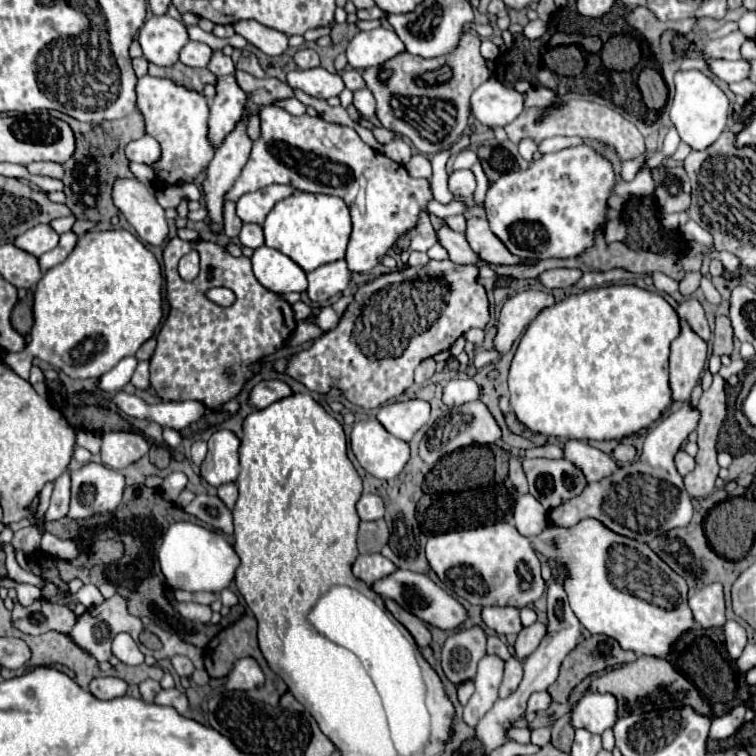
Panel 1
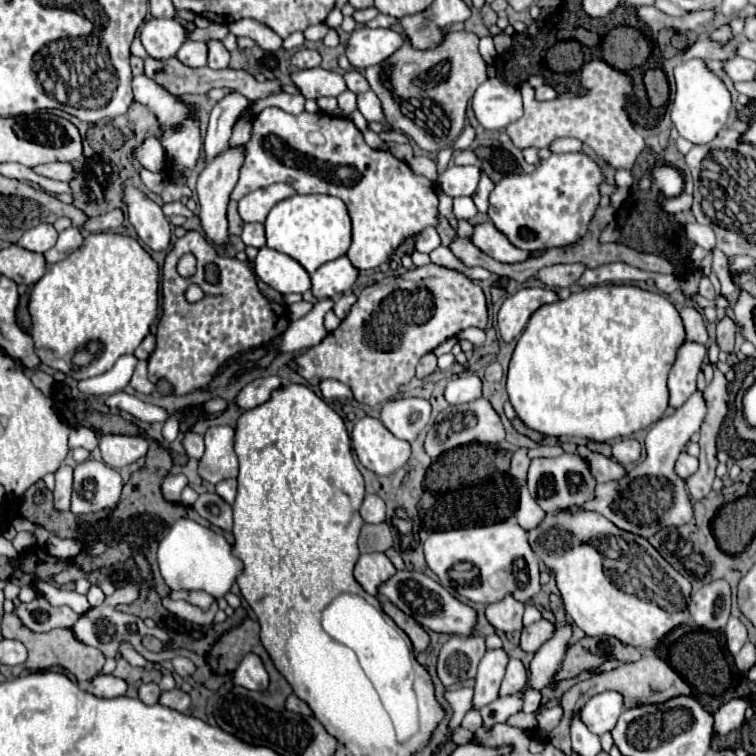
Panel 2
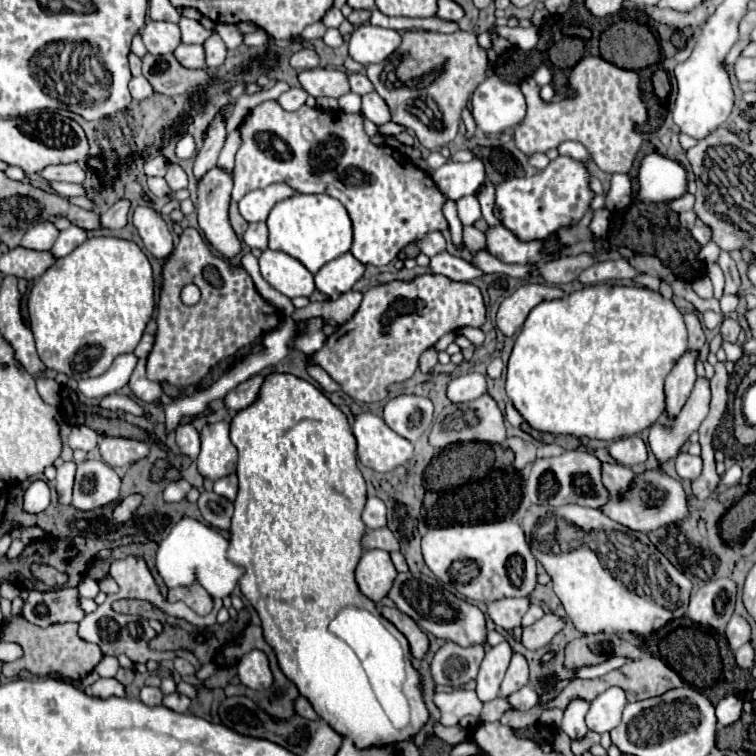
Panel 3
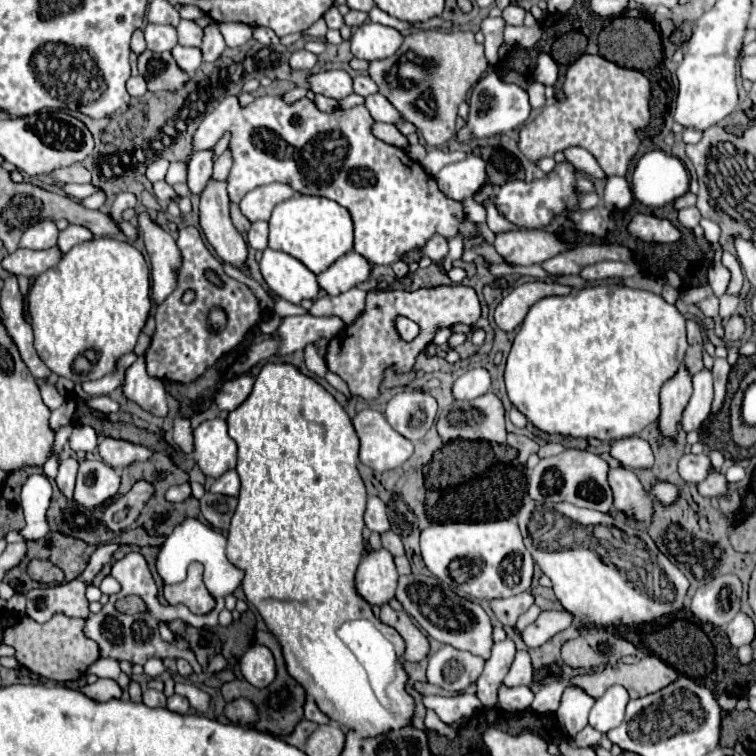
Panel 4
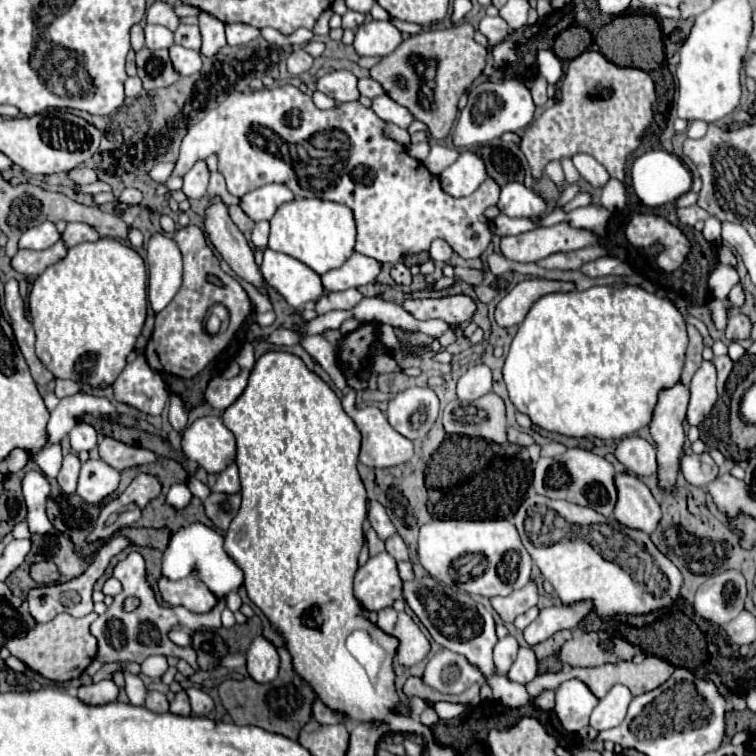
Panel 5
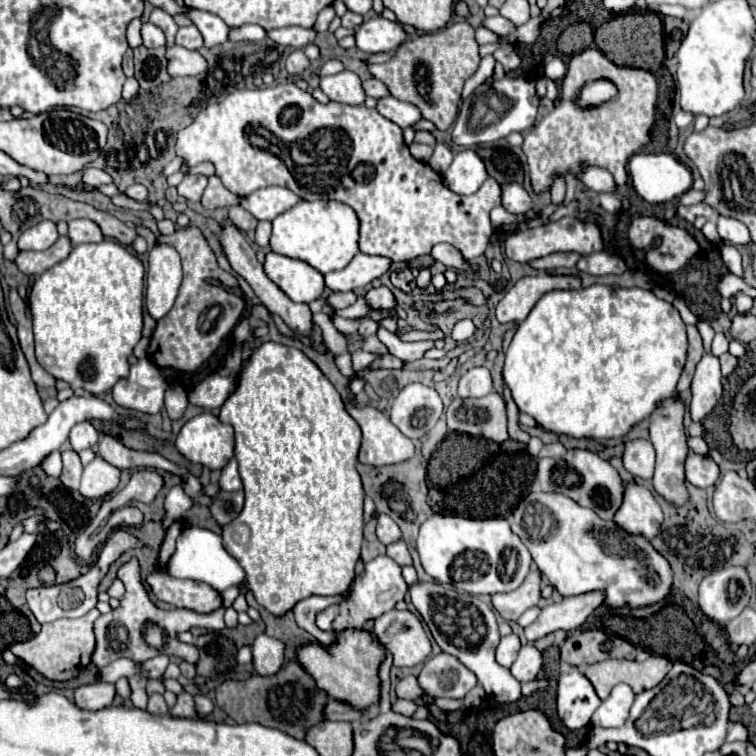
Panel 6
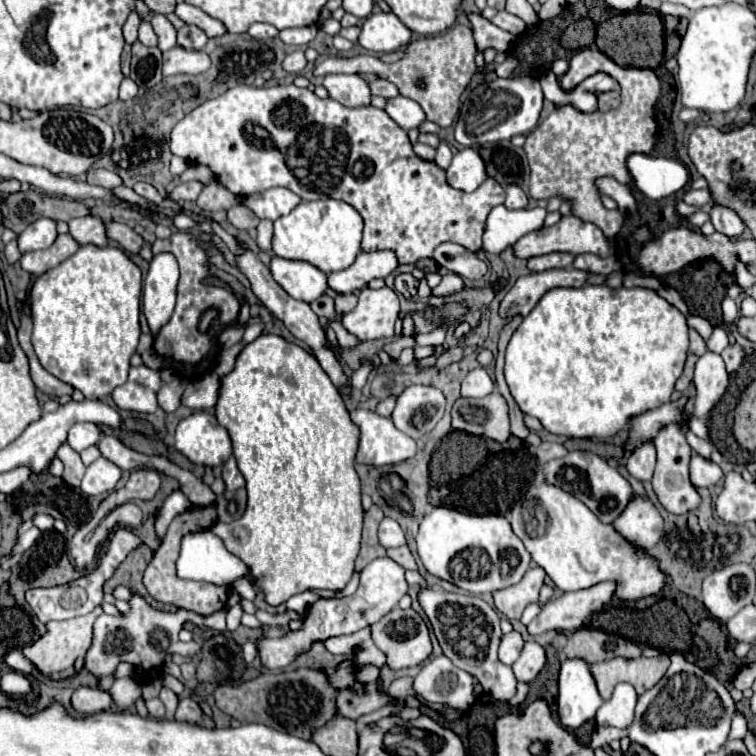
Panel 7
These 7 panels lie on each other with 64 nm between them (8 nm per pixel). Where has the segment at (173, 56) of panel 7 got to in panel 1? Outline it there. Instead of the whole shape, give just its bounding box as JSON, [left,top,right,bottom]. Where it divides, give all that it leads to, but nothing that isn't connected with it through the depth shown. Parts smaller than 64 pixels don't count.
[180,40,212,68]

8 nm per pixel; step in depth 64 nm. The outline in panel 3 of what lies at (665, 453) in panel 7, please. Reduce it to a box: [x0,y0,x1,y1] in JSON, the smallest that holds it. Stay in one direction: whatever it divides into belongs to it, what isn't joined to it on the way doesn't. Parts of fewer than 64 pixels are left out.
[664,352,698,418]

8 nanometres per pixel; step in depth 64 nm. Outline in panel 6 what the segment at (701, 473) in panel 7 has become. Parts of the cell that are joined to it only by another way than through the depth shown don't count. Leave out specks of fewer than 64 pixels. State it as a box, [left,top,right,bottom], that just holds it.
[686,452,720,488]

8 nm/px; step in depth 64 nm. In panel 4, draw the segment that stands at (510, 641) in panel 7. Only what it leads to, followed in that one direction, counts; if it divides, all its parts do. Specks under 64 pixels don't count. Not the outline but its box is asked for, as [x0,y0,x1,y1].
[476,638,516,706]

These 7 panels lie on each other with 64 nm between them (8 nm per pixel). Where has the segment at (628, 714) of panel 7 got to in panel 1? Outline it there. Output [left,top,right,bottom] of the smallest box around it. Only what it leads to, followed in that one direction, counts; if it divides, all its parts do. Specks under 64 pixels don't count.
[572,694,618,734]

